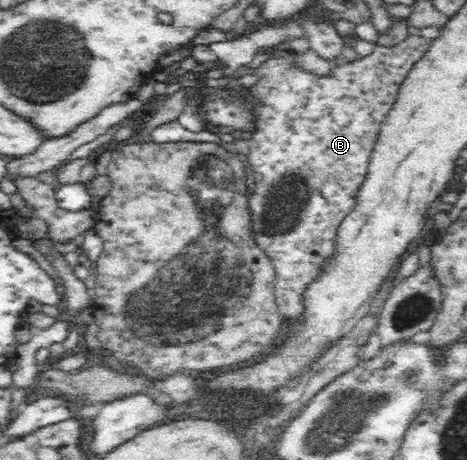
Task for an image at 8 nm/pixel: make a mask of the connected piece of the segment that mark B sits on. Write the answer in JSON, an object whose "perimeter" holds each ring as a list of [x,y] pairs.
{"perimeter":[[[410,34],[396,46],[376,44],[371,54],[355,62],[334,61],[326,74],[305,70],[300,66],[299,55],[284,43],[275,47],[279,49],[277,56],[257,67],[258,80],[253,86],[226,95],[226,102],[250,106],[253,132],[248,135],[250,152],[247,161],[255,172],[251,176],[255,177],[256,190],[248,195],[247,206],[251,210],[249,216],[253,218],[257,248],[269,256],[274,268],[274,296],[284,318],[297,318],[301,314],[301,292],[333,251],[337,228],[353,208],[357,186],[365,180],[379,126],[396,102],[400,84],[425,54],[430,42],[425,35]]]}

